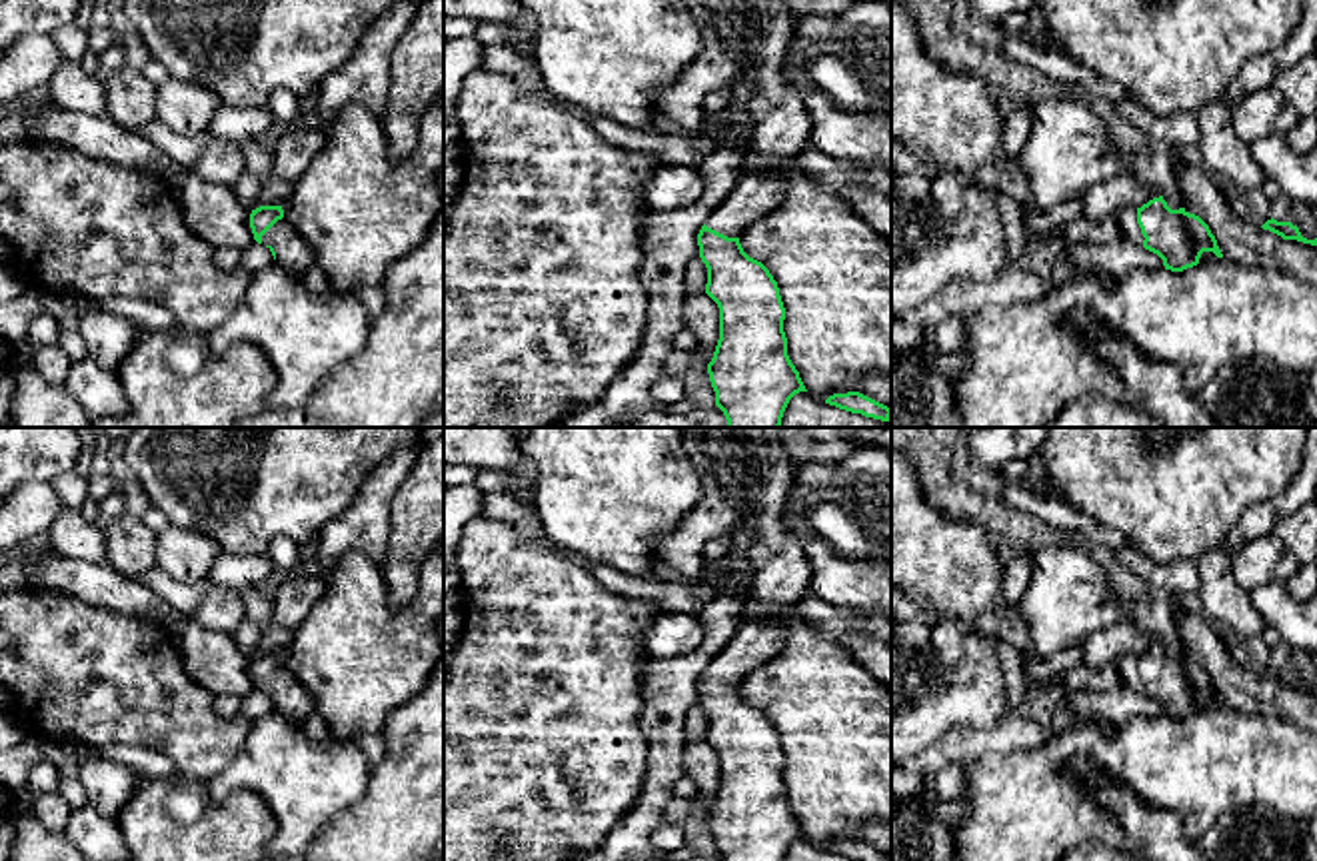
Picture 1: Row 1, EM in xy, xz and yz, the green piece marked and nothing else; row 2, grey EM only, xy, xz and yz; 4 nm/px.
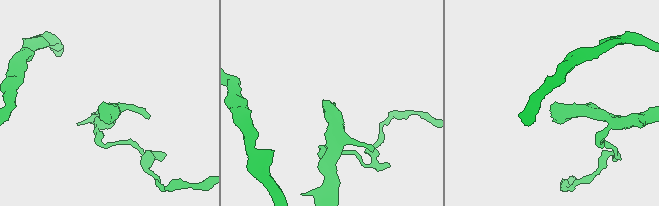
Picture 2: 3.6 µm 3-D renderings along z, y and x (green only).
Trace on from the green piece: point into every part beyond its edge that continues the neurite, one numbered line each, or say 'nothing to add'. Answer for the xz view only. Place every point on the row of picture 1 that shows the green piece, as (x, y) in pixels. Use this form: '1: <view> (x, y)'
1: xz (778, 130)

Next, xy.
1: xy (292, 252)

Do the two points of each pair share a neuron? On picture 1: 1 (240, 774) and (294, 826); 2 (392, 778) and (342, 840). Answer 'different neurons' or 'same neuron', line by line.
1: same neuron
2: same neuron

